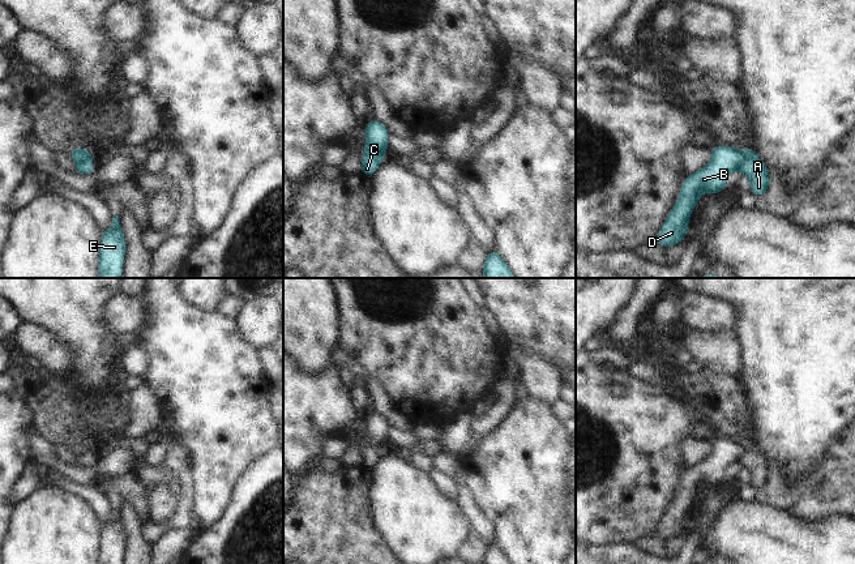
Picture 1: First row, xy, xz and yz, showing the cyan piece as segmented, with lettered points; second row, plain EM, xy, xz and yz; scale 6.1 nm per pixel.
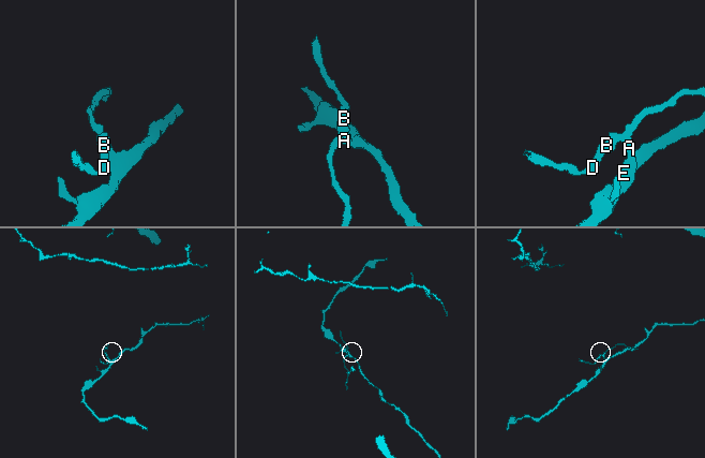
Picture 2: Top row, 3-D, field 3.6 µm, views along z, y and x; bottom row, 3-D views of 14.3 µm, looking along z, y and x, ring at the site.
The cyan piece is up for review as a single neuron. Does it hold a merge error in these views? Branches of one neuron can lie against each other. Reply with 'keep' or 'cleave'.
cleave

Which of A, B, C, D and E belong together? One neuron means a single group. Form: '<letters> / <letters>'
A E / B C D

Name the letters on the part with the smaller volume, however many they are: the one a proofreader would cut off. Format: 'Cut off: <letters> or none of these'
Cut off: B, C, D.

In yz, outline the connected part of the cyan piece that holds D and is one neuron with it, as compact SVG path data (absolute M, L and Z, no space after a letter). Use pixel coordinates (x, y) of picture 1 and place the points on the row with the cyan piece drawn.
M711 146L710 151L711 162L683 181L679 198L658 232L655 242L658 245L667 248L680 243L685 238L688 218L692 209L697 206L700 195L702 192L717 195L724 189L727 175L738 168L748 153L754 154L752 148L743 150L728 146Z

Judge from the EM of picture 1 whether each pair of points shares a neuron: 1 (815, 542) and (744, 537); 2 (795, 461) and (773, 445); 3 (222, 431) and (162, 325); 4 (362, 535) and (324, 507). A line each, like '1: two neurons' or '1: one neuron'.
1: one neuron
2: one neuron
3: one neuron
4: one neuron

